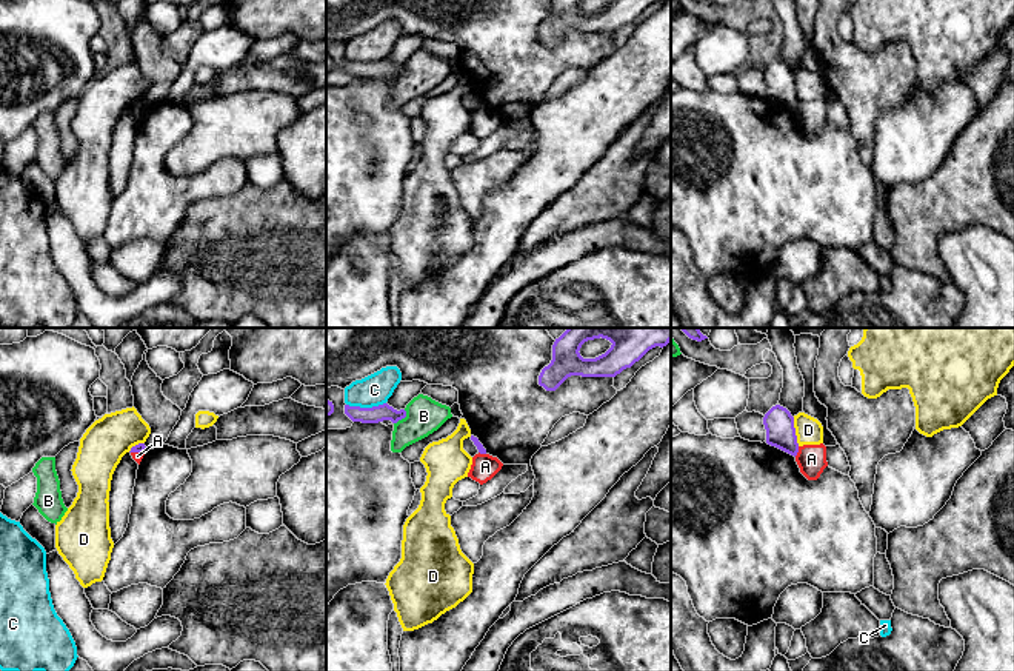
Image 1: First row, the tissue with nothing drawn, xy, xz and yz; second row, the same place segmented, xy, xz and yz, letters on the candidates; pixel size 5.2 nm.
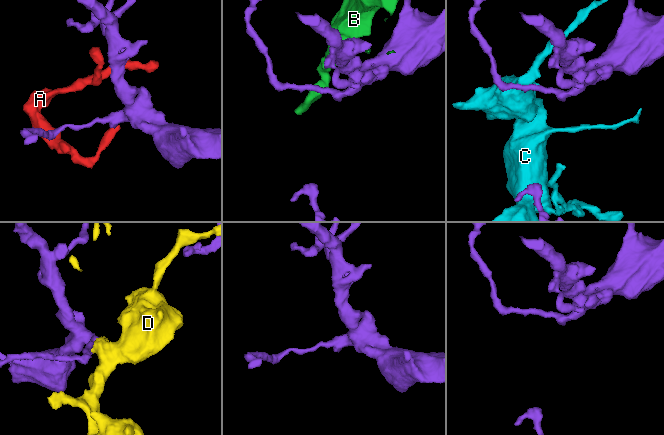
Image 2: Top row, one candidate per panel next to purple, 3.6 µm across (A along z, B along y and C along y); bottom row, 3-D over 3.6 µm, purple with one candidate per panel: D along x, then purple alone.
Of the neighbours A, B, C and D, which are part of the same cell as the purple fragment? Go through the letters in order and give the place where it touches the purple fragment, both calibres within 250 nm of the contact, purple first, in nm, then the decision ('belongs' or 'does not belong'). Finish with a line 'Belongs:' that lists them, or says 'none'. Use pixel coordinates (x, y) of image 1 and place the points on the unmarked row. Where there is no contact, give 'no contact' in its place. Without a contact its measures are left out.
A: meets purple in yz at (797, 106); 160 nm thick on the purple side, 160 nm on the other; does not belong
B: meets purple in xz at (402, 73); 90 nm thick on the purple side, 190 nm on the other; does not belong
C: meets purple in xz at (365, 63); 90 nm thick on the purple side, 160 nm on the other; does not belong
D: meets purple in yz at (794, 86); 160 nm thick on the purple side, 140 nm on the other; does not belong
Belongs: none

